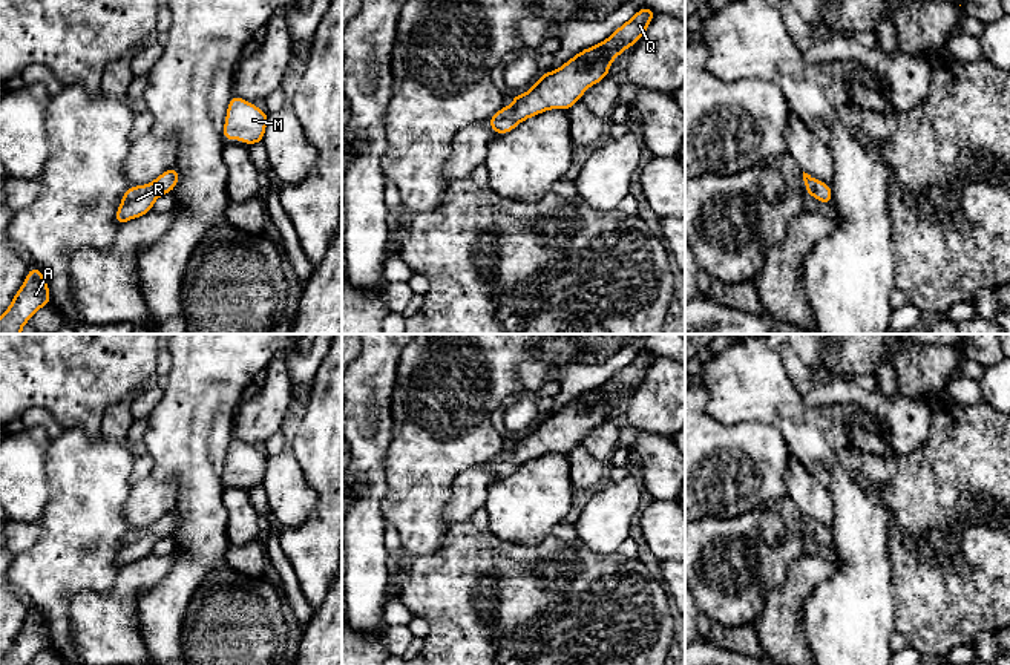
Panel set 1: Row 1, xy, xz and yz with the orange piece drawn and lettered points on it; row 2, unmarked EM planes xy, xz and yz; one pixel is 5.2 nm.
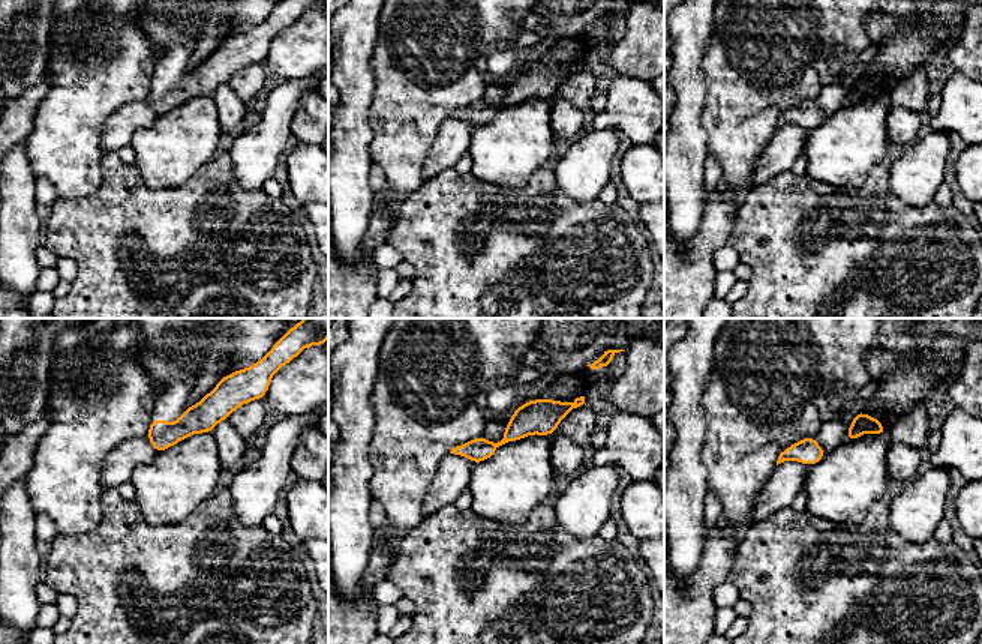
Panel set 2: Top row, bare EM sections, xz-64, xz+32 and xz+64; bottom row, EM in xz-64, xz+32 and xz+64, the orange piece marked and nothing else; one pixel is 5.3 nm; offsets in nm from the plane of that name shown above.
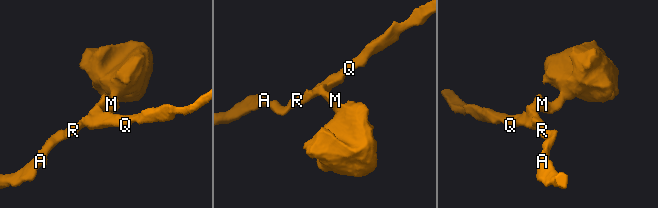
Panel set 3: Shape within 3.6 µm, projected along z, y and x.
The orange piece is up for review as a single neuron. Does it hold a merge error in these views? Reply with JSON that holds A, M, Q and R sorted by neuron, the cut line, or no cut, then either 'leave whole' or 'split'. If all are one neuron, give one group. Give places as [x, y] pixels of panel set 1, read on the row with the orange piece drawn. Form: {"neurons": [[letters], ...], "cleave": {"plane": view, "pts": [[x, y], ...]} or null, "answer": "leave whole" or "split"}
{"neurons": [["A", "M", "Q", "R"]], "cleave": null, "answer": "leave whole"}

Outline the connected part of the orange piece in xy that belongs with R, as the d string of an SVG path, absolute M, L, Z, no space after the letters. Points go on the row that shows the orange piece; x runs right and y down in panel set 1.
M176 167L167 169L155 181L146 185L133 185L123 195L121 204L115 215L115 222L123 225L153 210L155 201L161 195L169 195L176 187L179 173Z

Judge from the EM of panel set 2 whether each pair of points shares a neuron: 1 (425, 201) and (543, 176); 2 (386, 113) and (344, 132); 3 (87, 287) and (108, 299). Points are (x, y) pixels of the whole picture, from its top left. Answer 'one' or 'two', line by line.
1: one
2: two
3: one

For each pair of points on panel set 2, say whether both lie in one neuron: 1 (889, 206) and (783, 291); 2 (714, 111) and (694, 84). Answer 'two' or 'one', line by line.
1: one
2: two

